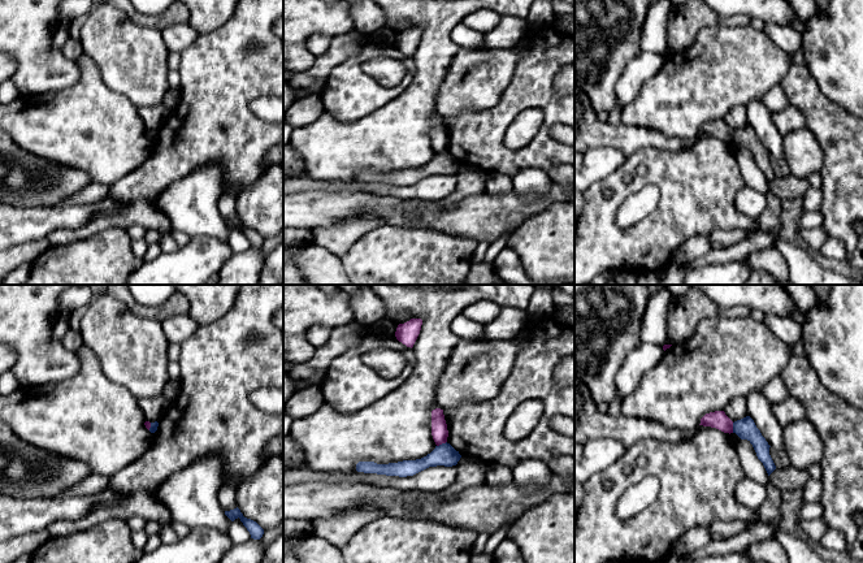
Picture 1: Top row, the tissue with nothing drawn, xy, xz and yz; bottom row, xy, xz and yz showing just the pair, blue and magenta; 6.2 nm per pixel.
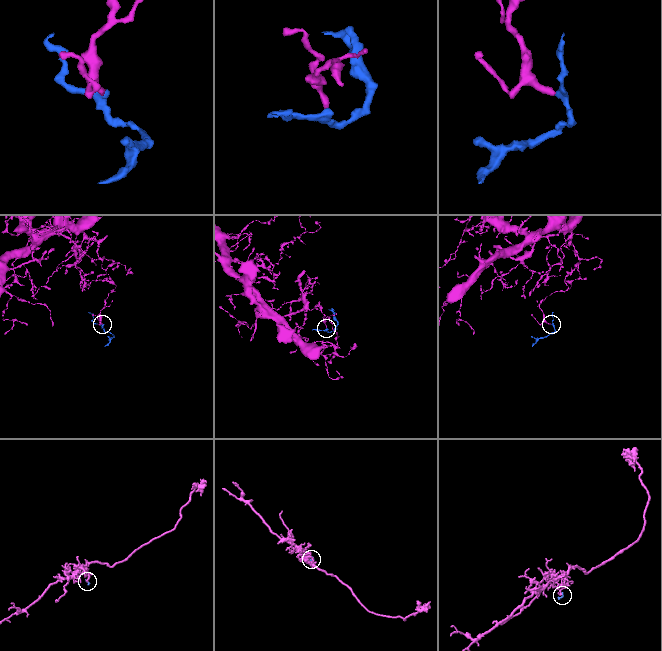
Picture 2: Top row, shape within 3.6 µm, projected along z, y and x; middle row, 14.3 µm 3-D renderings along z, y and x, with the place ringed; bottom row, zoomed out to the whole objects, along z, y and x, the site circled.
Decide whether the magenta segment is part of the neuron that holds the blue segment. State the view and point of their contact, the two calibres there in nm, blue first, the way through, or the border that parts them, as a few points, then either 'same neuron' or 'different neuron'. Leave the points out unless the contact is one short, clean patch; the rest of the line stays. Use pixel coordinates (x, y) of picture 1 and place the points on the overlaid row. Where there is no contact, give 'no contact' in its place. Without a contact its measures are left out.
contact xz (442, 444); calibres 140 and 100 nm; border xz (446, 441), (437, 446); different neuron

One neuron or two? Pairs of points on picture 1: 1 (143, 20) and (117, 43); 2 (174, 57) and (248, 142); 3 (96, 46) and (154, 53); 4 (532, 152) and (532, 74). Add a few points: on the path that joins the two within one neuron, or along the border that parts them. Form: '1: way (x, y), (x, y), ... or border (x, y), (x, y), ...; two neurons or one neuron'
1: border (125, 13), (139, 25), (151, 25), (161, 30); two neurons
2: border (181, 53), (178, 70); two neurons
3: way (111, 46), (117, 46), (126, 53), (139, 53); one neuron
4: way (543, 133), (547, 124), (547, 102), (540, 94); one neuron

